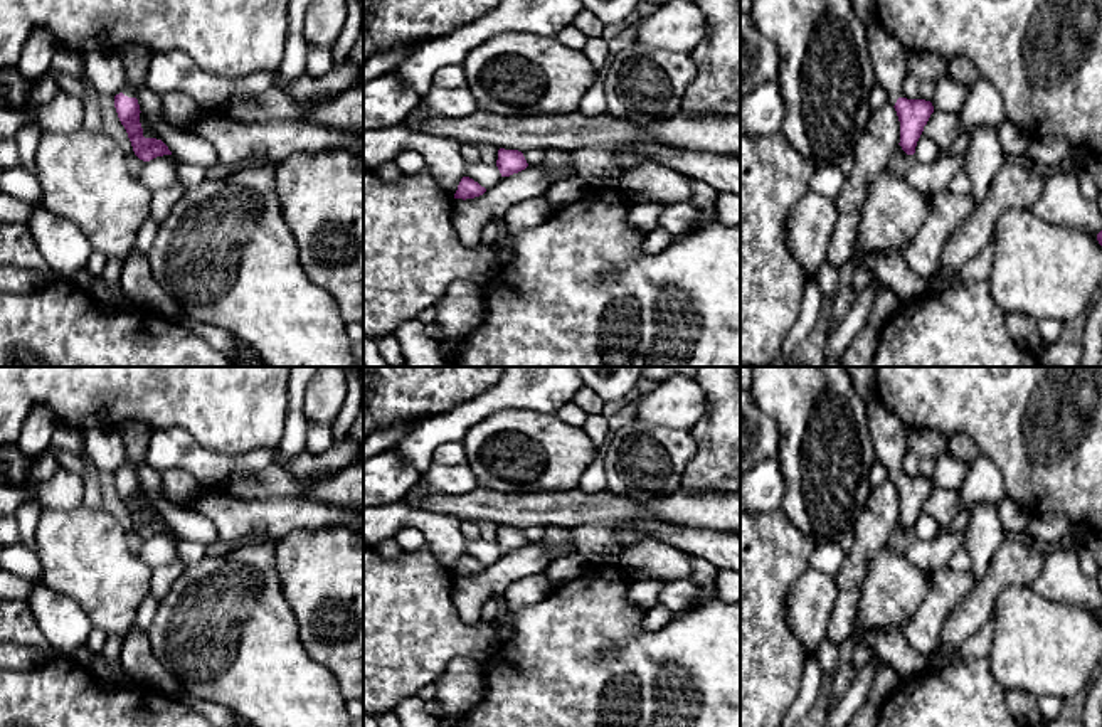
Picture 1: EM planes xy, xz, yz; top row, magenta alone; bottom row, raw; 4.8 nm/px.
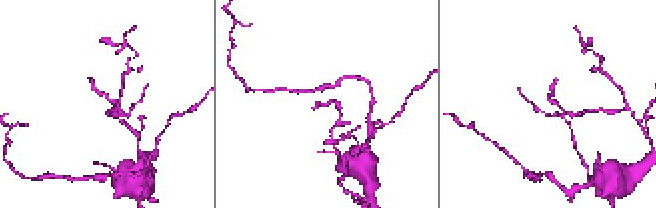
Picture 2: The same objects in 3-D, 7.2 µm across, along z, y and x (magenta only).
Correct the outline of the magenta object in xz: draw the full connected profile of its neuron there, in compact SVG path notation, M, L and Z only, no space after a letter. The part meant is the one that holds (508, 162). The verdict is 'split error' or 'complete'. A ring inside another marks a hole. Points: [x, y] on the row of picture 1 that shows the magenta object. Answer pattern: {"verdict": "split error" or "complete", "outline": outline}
{"verdict": "complete", "outline": "M500 148L496 167L498 167L501 177L510 177L513 173L525 170L528 167L528 163L522 151Z"}

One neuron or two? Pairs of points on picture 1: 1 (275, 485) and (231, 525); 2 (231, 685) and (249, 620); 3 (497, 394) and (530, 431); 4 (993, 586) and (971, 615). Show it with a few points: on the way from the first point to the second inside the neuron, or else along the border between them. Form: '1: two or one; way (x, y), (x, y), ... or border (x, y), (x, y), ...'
1: two; border (234, 495), (244, 500), (295, 497)
2: one; way (231, 668), (233, 636)
3: two; border (549, 414), (500, 409), (473, 424)
4: one; way (986, 593), (976, 608)

